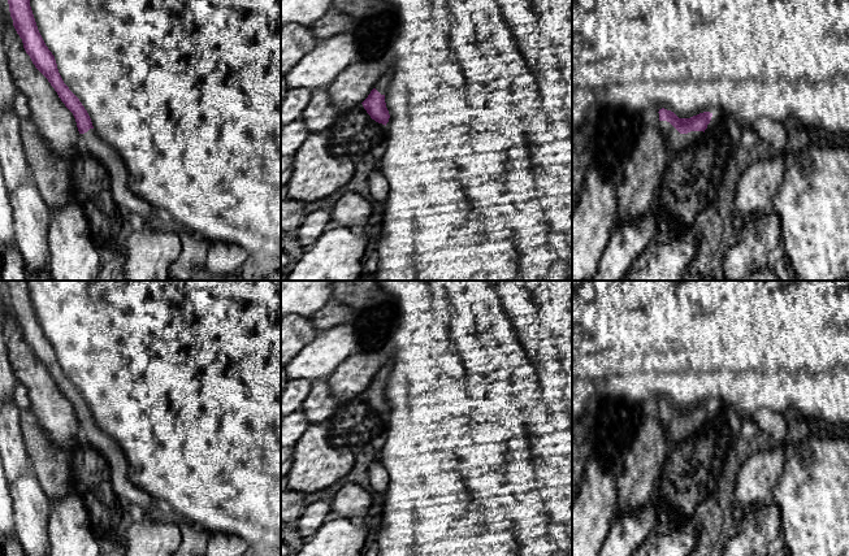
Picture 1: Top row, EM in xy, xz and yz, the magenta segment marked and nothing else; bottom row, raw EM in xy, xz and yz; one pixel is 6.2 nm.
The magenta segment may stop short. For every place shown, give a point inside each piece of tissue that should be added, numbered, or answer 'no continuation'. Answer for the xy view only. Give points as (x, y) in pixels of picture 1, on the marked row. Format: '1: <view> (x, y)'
1: xy (91, 142)

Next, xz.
1: xz (382, 83)

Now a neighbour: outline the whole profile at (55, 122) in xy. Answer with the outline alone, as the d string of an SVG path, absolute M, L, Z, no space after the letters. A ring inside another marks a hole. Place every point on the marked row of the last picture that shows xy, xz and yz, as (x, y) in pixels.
M14 26L7 29L4 39L9 70L20 94L27 97L27 116L48 147L70 164L81 145L73 113L35 68Z

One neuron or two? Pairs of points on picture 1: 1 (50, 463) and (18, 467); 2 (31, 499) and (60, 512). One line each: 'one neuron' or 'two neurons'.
1: two neurons
2: two neurons

